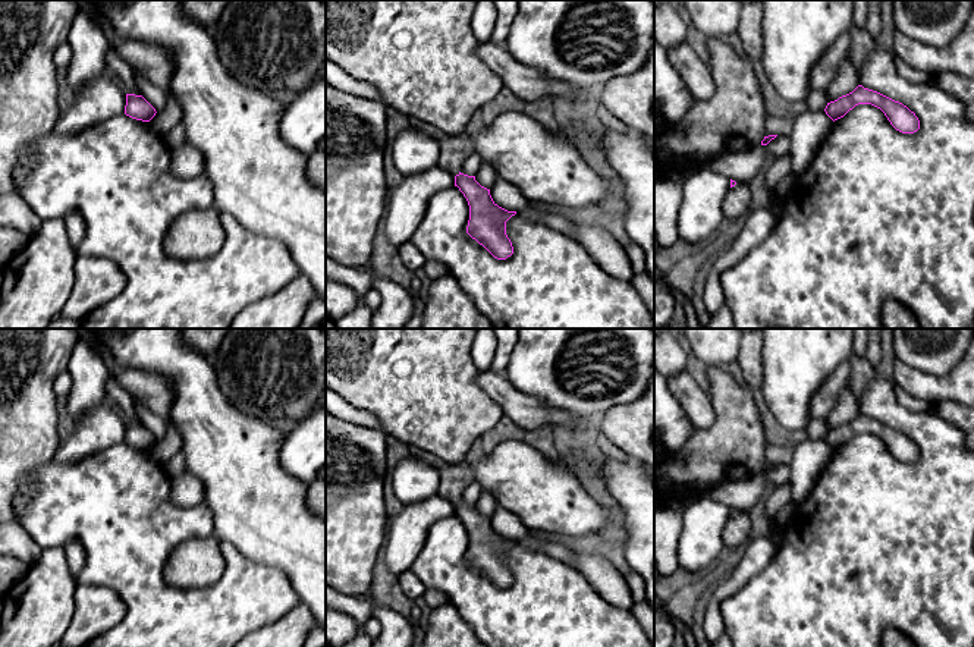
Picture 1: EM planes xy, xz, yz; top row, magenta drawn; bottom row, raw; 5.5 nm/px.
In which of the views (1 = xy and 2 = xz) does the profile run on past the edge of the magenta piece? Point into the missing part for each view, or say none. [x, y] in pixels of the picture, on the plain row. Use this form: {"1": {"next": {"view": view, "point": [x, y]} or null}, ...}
{"1": {"next": null}, "2": {"next": null}}

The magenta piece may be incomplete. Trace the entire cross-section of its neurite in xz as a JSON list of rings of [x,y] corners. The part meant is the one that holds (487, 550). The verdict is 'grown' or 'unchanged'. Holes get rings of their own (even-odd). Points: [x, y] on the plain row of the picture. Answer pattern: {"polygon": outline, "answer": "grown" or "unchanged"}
{"polygon": [[[458,502],[455,515],[464,522],[469,534],[466,562],[483,574],[494,587],[506,588],[513,582],[513,575],[506,563],[506,550],[516,543],[499,535],[490,518],[481,515],[475,505]]], "answer": "unchanged"}

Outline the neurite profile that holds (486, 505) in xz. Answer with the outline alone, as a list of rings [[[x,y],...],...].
[[[483,491],[475,503],[475,509],[487,518],[493,515],[497,506],[494,496],[488,491]]]

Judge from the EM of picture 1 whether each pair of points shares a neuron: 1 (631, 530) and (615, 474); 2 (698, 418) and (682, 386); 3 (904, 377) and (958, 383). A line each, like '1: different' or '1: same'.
1: same
2: same
3: same

